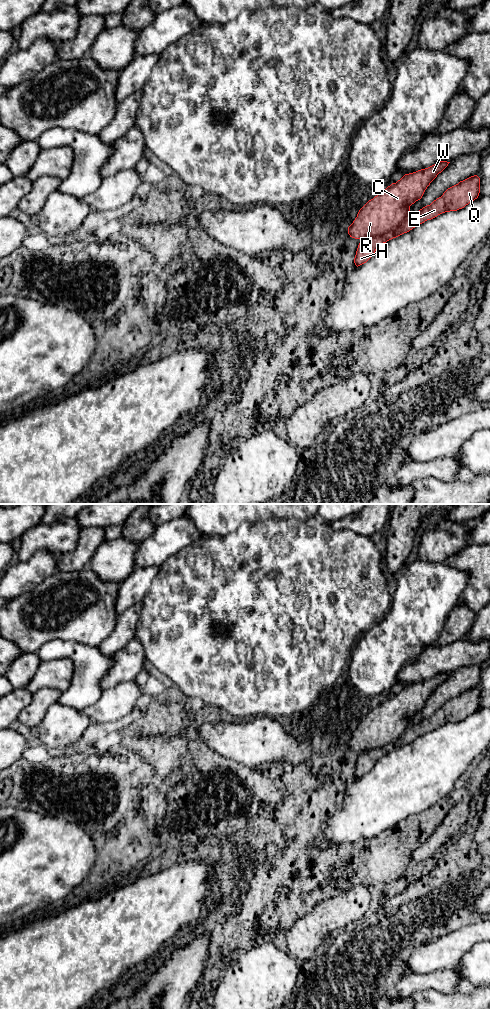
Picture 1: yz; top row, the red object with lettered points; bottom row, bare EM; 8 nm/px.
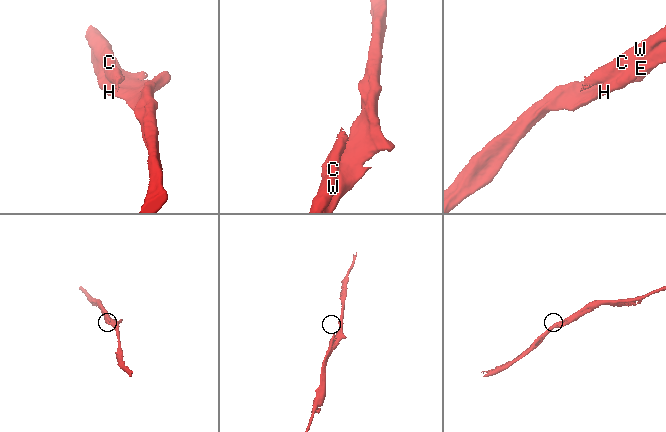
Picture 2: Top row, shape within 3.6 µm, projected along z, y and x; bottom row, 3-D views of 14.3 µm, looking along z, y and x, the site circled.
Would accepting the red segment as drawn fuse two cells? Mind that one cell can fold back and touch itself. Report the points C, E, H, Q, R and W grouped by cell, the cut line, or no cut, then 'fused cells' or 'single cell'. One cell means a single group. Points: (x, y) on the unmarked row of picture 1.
groups C R W / E H Q; cut yz (410, 725), (397, 738), (382, 747), (374, 747), (363, 751); fused cells

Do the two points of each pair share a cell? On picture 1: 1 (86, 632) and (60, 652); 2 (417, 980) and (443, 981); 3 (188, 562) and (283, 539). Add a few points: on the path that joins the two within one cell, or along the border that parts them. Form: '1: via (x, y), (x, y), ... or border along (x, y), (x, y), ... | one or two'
1: border along (50, 641), (73, 640), (96, 647) | two
2: via (423, 981), (437, 981) | one
3: via (212, 562), (259, 561) | one

